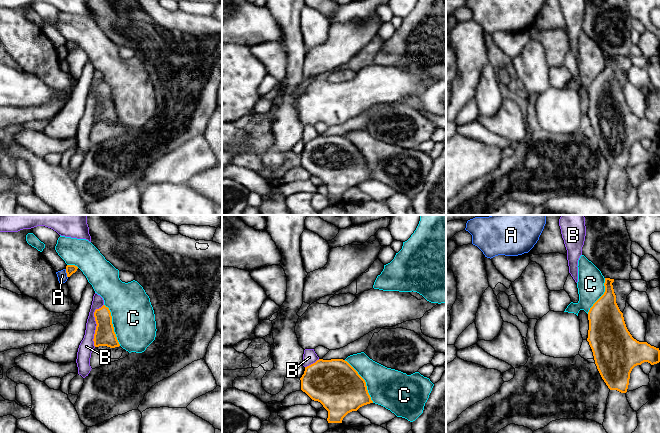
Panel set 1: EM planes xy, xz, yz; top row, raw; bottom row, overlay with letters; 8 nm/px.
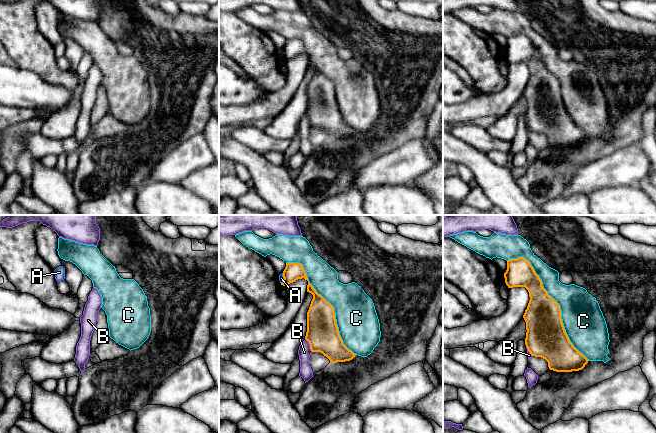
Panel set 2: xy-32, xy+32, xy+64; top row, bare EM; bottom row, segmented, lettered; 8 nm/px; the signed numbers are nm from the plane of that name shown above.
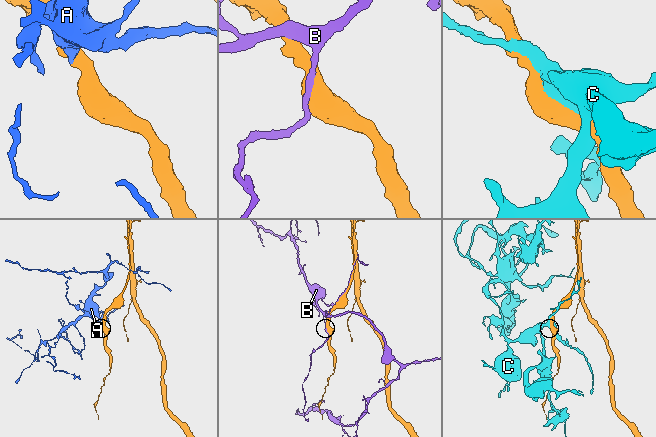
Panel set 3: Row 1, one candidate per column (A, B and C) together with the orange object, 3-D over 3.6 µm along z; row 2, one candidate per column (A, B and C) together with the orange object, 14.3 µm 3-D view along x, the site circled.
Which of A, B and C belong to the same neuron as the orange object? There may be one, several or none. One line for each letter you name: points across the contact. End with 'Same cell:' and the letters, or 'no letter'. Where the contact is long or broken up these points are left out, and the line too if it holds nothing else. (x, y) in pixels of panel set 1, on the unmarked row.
Same cell: no letter

